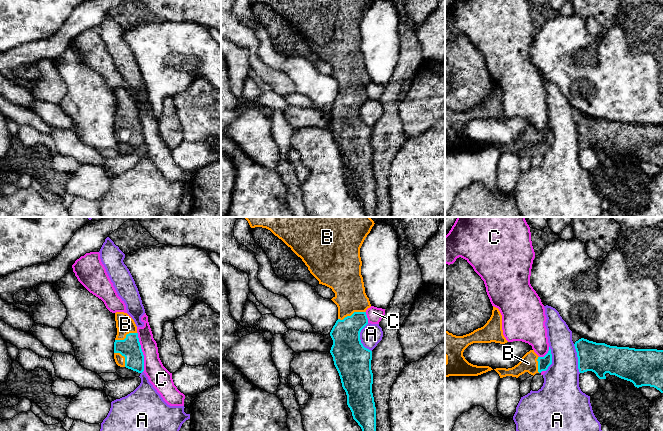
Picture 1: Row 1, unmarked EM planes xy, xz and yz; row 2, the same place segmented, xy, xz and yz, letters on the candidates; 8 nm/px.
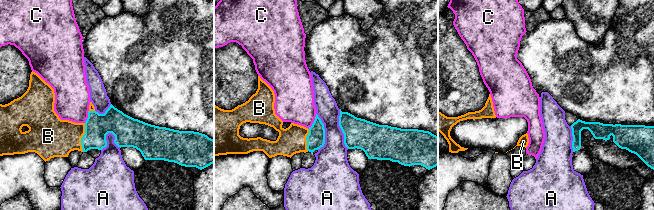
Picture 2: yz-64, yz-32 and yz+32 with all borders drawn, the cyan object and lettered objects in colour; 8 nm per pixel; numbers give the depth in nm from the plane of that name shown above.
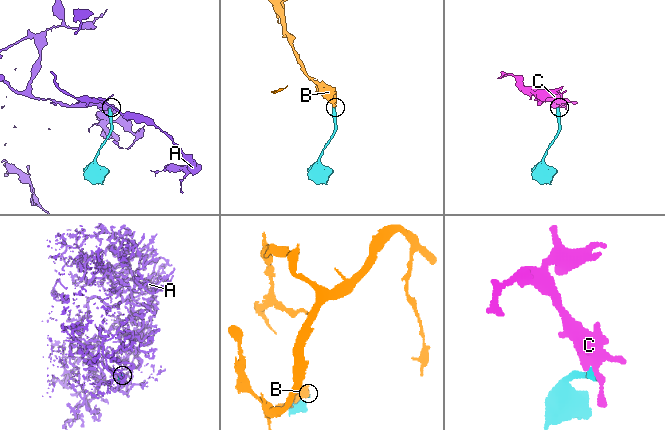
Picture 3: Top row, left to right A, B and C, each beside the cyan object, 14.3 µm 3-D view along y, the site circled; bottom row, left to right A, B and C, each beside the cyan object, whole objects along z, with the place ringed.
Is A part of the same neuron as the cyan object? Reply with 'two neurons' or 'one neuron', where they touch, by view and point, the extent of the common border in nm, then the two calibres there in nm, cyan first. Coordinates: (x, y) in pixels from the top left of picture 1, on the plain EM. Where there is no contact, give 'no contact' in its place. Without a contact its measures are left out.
two neurons; contact xz (359, 114); length 240 nm; calibres 300 and 170 nm

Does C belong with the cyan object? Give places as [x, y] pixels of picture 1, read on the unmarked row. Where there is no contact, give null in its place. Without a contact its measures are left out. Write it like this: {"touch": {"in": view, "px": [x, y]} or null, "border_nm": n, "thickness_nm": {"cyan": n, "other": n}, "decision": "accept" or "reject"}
{"touch": {"in": "xy", "px": [142, 128]}, "border_nm": 320, "thickness_nm": {"cyan": 170, "other": 170}, "decision": "reject"}

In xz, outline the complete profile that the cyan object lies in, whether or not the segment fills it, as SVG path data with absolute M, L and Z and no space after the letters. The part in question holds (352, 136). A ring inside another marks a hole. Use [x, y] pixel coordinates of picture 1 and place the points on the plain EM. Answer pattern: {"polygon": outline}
{"polygon": "M249 0L251 4L262 3L270 6L302 35L310 49L319 60L332 65L335 72L331 75L338 83L338 96L333 102L330 112L333 116L330 129L339 149L342 163L347 171L347 181L353 195L361 203L366 217L374 217L376 208L376 183L372 169L373 149L371 146L372 127L365 124L360 116L361 106L368 100L366 86L371 83L365 69L361 51L362 37L360 24L374 0Z"}

